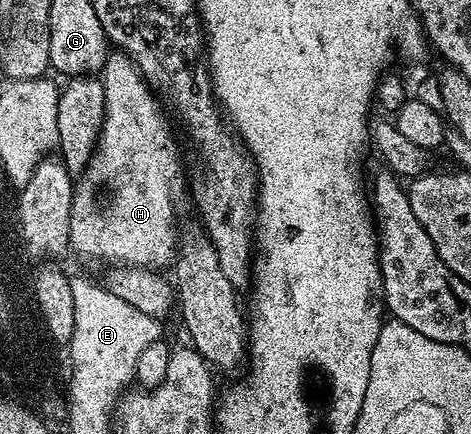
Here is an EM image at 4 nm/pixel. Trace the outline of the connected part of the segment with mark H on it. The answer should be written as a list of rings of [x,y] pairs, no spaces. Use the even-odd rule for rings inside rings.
[[[114,52],[107,57],[105,66],[102,67],[100,71],[100,77],[102,80],[102,87],[104,88],[104,100],[106,101],[106,115],[104,116],[104,120],[102,121],[102,130],[98,134],[98,145],[94,147],[94,154],[90,157],[90,163],[88,165],[82,167],[81,174],[77,175],[75,184],[74,184],[74,195],[72,196],[72,206],[70,208],[70,243],[69,249],[72,251],[75,250],[78,254],[83,254],[86,258],[103,258],[106,262],[118,262],[114,264],[121,264],[126,268],[137,268],[139,270],[151,270],[153,272],[161,271],[163,268],[161,266],[169,267],[171,263],[175,261],[176,258],[176,234],[174,238],[174,193],[178,190],[178,181],[182,178],[182,154],[178,151],[178,142],[174,139],[174,134],[170,131],[170,126],[166,123],[166,118],[162,115],[162,110],[164,111],[164,106],[161,101],[156,97],[153,90],[150,89],[150,86],[147,84],[145,79],[142,78],[141,72],[135,68],[134,62],[127,54],[123,54],[121,52]]]

